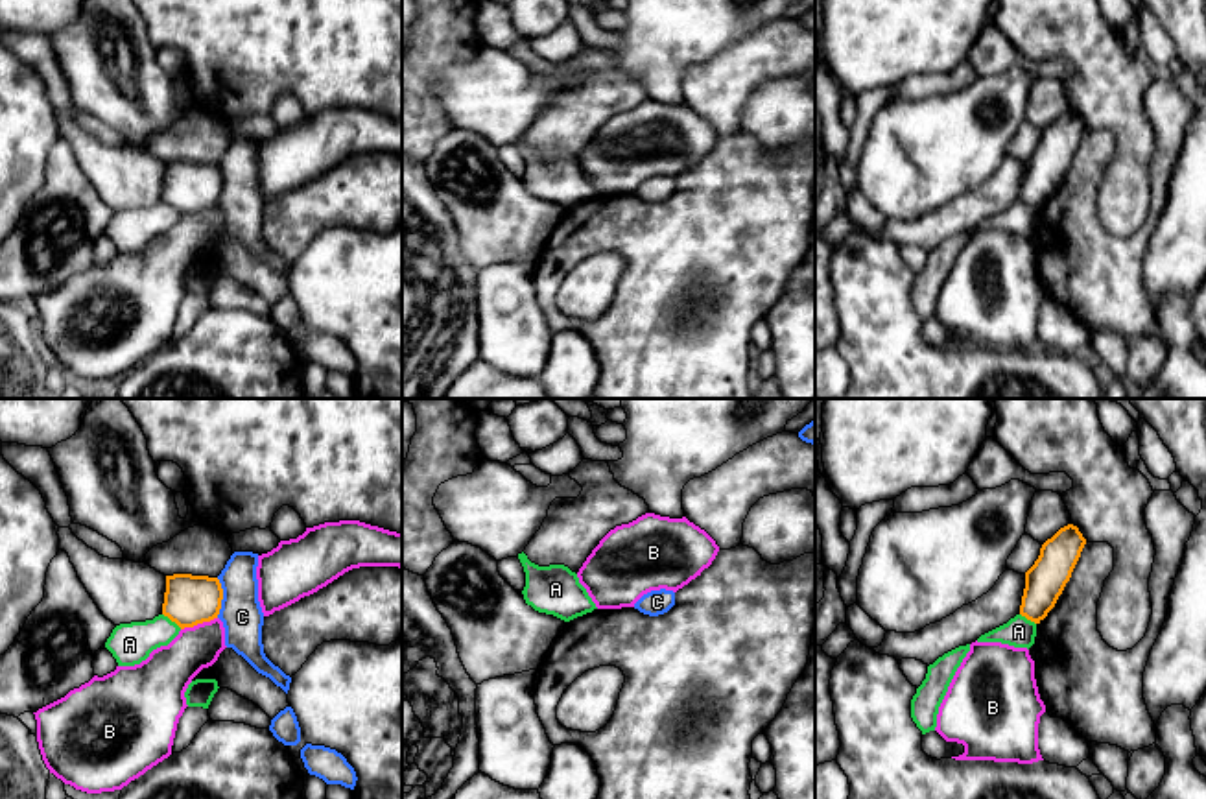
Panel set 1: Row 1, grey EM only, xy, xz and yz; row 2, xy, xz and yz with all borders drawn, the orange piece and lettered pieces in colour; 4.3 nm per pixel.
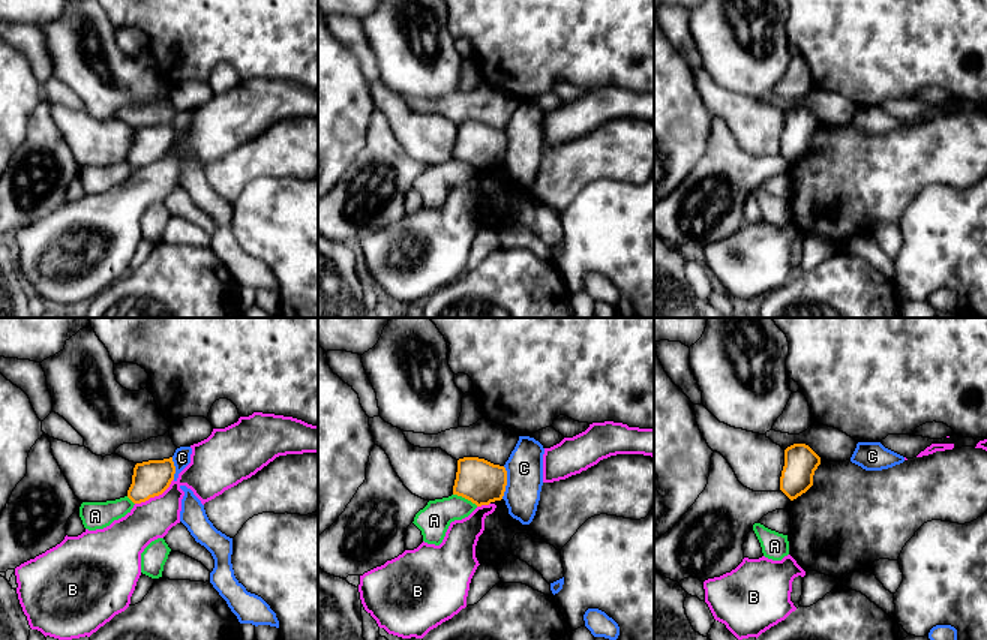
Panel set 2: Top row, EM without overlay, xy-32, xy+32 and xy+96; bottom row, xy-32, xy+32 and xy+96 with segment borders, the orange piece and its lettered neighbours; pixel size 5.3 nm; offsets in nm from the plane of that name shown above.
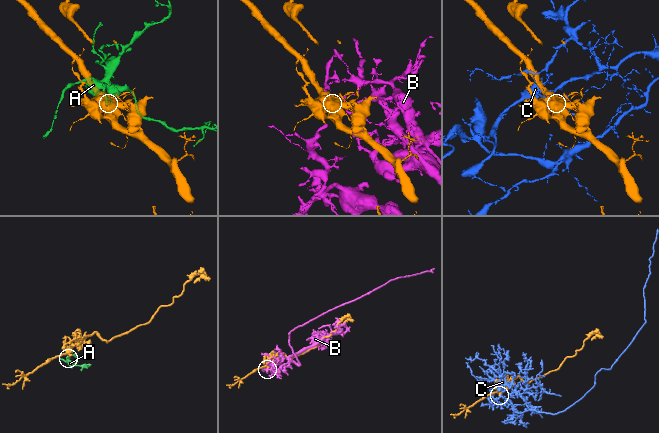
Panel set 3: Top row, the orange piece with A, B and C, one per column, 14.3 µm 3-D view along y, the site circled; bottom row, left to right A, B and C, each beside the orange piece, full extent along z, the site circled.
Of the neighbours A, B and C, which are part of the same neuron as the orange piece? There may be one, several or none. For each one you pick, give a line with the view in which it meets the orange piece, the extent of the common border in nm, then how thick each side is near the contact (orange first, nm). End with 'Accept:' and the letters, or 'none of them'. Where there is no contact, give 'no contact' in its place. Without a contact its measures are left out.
Accept: none of them

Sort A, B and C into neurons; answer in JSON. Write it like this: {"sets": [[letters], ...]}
{"sets": [["A"], ["B"], ["C"]]}

